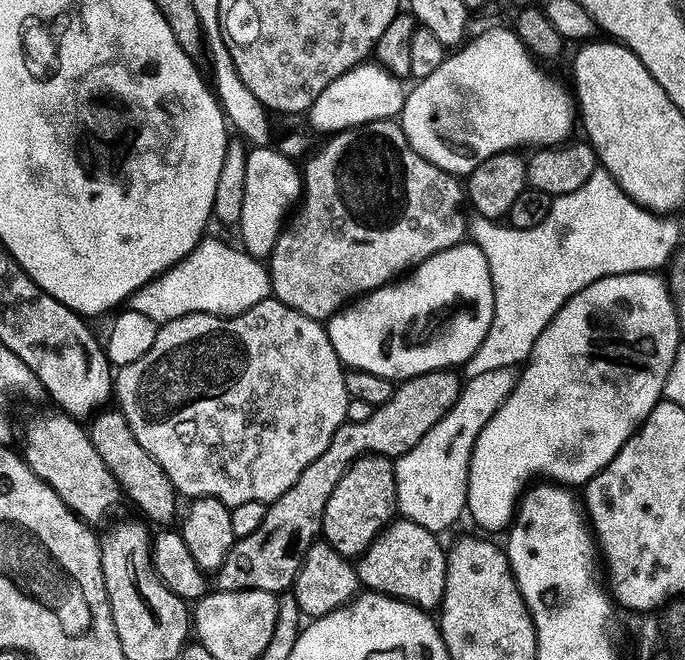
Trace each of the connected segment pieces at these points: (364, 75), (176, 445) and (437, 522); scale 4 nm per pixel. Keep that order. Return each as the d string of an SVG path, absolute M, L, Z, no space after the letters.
M365 62L353 72L338 78L314 102L310 110L312 124L320 132L335 134L351 128L361 128L379 120L396 120L404 110L406 88L391 72L376 62Z
M269 298L263 300L258 306L246 310L241 316L207 316L206 314L194 314L183 316L177 320L170 320L159 329L157 341L154 346L142 358L136 362L121 367L114 376L114 396L118 401L119 411L130 422L130 428L134 430L134 436L138 438L140 445L147 450L166 470L170 482L174 482L176 491L181 497L191 498L193 501L200 499L218 499L226 507L233 510L236 507L245 506L246 503L262 503L269 505L274 503L326 450L330 448L330 442L334 442L334 434L343 424L349 423L348 404L350 397L346 390L346 369L338 358L334 346L328 337L327 327L319 320L311 320L286 306L282 301Z
M513 369L493 370L463 385L455 406L410 450L410 454L395 461L398 498L396 506L403 519L426 530L445 534L468 512L468 475L472 455L484 427L510 398L514 387Z

